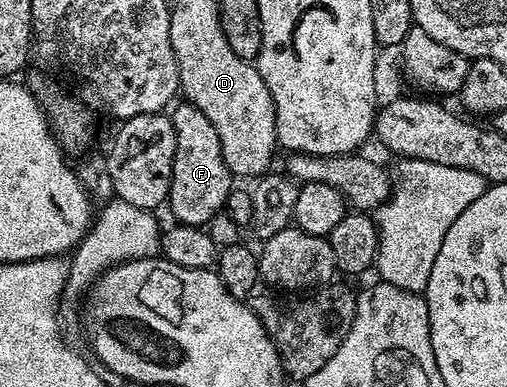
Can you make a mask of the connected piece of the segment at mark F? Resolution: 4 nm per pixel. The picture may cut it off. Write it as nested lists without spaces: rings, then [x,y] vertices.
[[[183,101],[181,105],[175,105],[170,114],[176,128],[176,156],[172,164],[168,207],[174,213],[175,223],[205,227],[214,216],[223,213],[232,189],[232,175],[228,164],[224,164],[220,136],[216,136],[212,120],[208,120],[208,116],[204,116],[204,112],[191,102]]]

